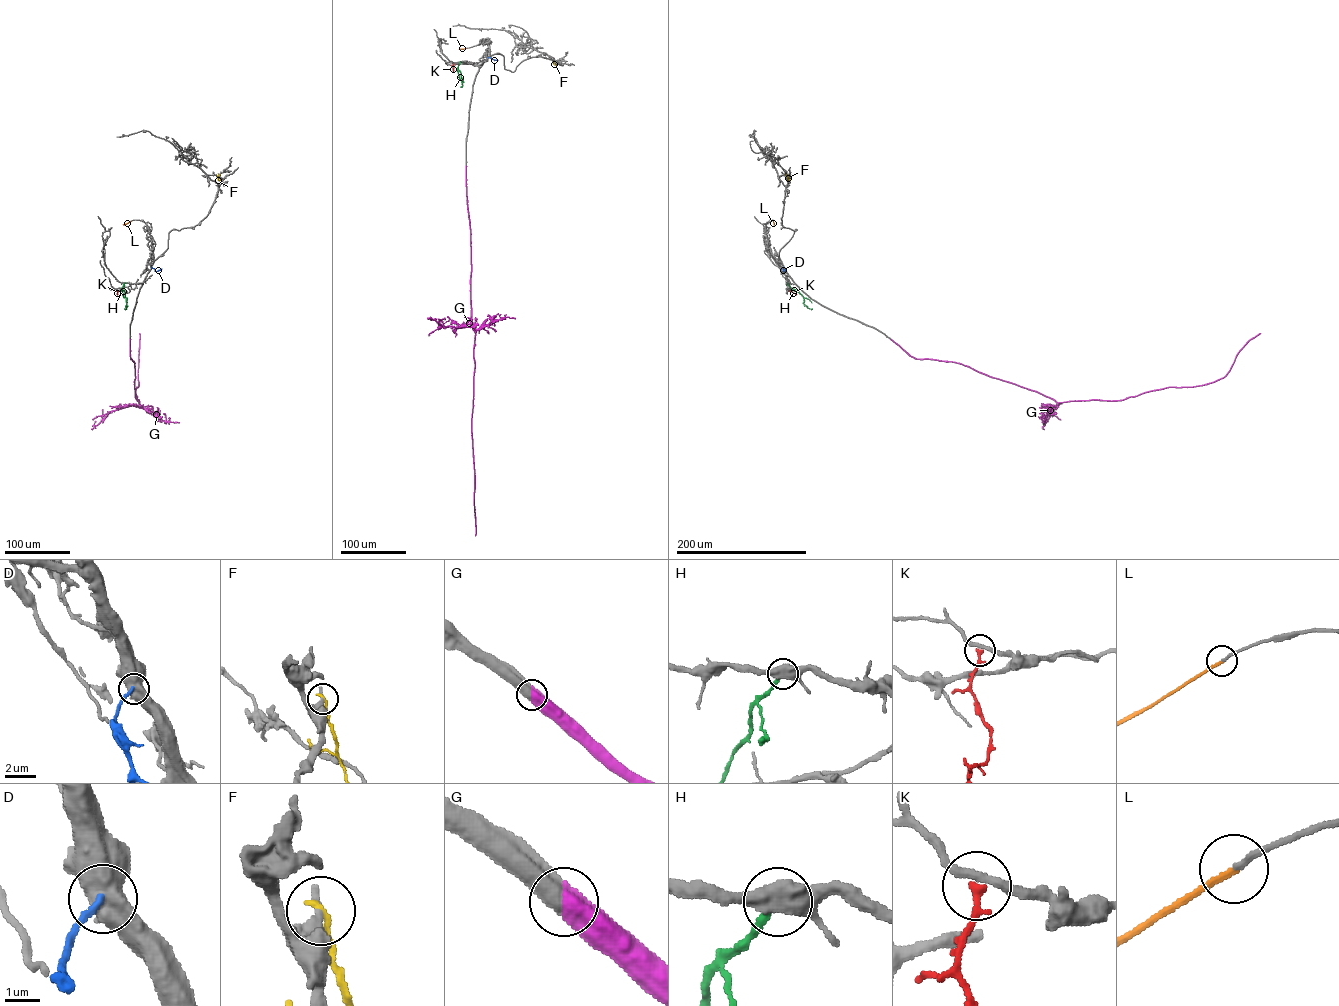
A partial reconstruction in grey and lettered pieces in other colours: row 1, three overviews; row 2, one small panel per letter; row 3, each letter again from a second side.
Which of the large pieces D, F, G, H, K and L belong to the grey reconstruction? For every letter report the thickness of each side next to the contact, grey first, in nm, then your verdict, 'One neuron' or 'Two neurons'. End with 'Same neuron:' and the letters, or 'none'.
D: Thickness 1000 nm (grey) against 190 nm. Two neurons
F: Thickness 420 nm (grey) against 200 nm. Two neurons
G: Thickness 600 nm (grey) against 750 nm. One neuron
H: Thickness 460 nm (grey) against 260 nm. Two neurons
K: Thickness 240 nm (grey) against 280 nm. Two neurons
L: Thickness 170 nm (grey) against 190 nm. One neuron
Same neuron: G, L

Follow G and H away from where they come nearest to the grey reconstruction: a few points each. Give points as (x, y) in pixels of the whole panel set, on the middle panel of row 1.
G: (466, 165), (471, 321), (475, 336), (472, 418), (475, 535)
H: (461, 62), (458, 68), (462, 78), (460, 87)

